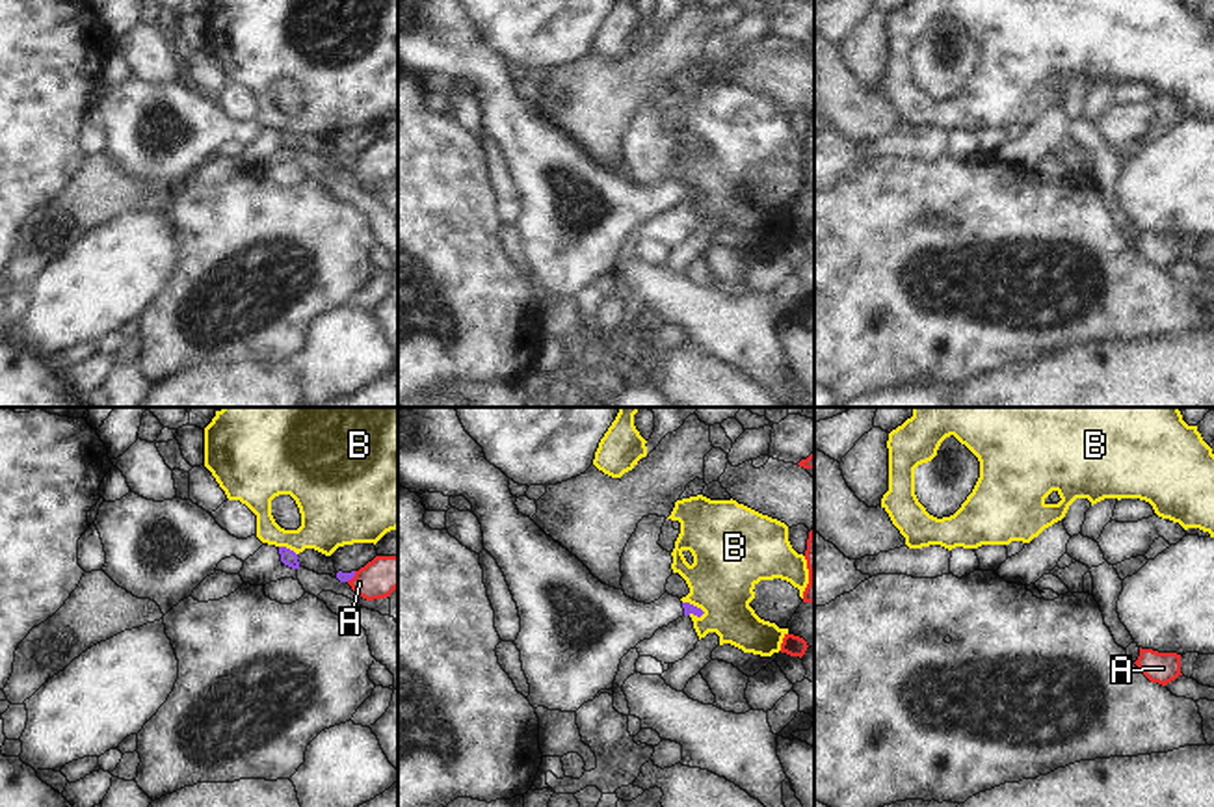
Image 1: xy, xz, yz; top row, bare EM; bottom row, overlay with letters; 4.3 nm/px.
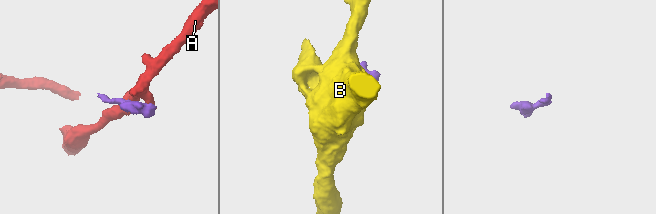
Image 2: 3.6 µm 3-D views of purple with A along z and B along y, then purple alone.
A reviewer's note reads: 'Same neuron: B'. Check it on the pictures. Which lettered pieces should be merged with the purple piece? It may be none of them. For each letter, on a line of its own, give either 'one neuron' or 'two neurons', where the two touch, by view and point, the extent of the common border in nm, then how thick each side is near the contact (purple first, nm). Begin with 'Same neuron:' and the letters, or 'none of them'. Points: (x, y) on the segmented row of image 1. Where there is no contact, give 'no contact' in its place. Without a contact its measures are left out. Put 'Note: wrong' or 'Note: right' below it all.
Same neuron: none of them
A: two neurons; meets purple in xy at (352, 577); contact 60 nm long; 50 nm thick on the purple side, 170 nm on the other
B: two neurons; meets purple in xy at (289, 549); contact 90 nm long; 70 nm thick on the purple side, 280 nm on the other
Note: wrong

